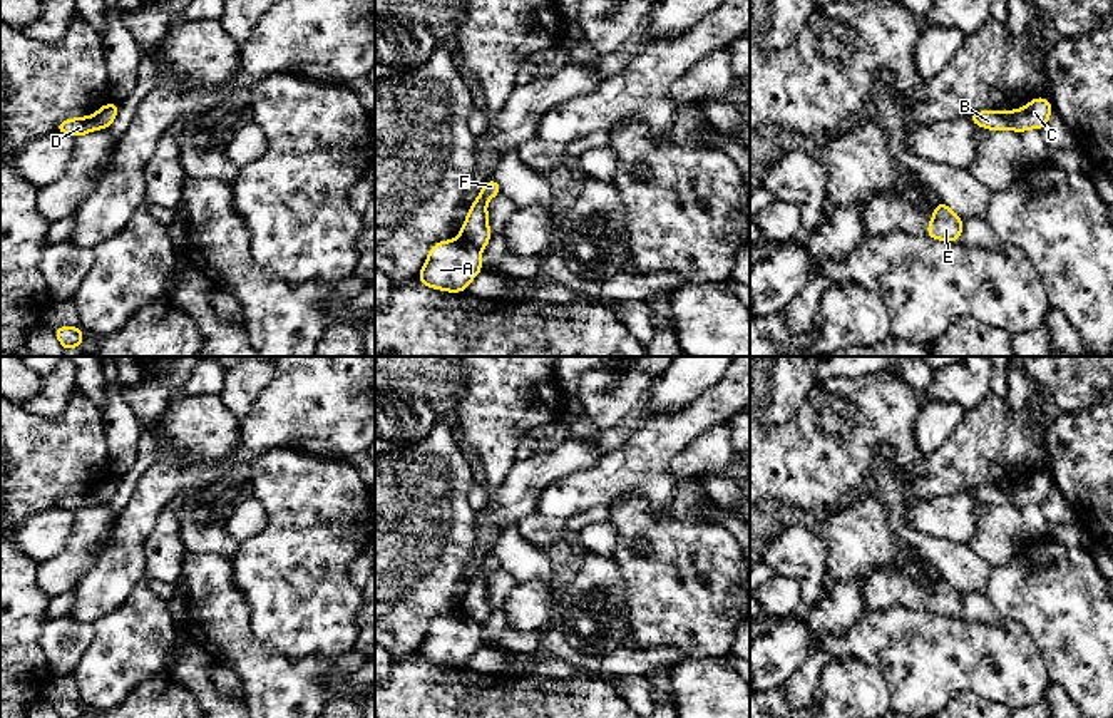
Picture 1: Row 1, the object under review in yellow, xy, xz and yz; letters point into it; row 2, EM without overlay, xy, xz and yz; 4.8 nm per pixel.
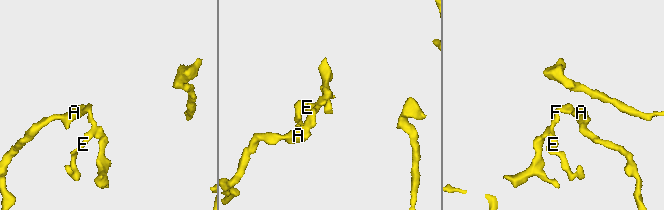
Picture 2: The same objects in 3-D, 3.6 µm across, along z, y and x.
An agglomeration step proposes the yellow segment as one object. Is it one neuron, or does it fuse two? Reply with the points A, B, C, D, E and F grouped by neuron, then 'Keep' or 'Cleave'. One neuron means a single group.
Groups: A C D / B E F. Cleave

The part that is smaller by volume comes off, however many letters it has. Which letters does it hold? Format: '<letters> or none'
B, E, F

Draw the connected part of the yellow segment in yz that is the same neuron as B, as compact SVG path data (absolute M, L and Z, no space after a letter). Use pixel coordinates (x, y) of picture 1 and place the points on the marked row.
M981 110L967 115L976 126L991 131L1009 129L1013 122L1013 110Z

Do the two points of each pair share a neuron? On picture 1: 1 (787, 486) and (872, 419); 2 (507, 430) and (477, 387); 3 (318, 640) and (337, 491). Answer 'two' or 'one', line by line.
1: one
2: one
3: one

